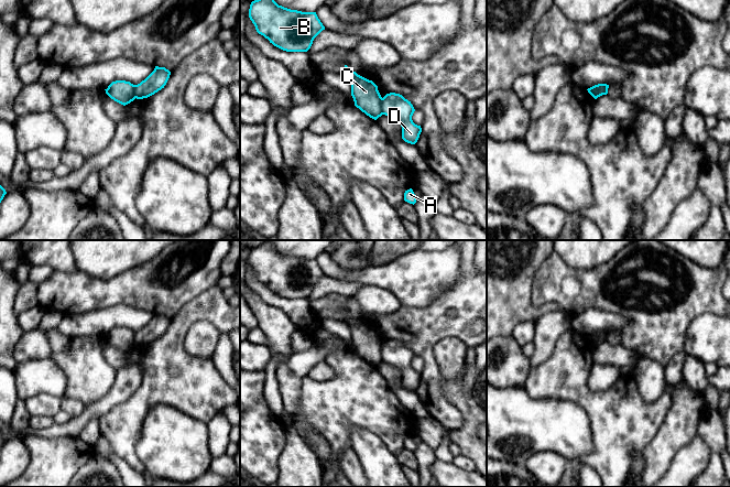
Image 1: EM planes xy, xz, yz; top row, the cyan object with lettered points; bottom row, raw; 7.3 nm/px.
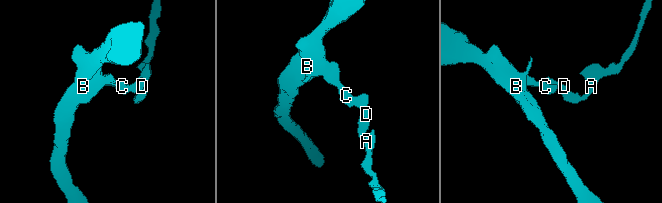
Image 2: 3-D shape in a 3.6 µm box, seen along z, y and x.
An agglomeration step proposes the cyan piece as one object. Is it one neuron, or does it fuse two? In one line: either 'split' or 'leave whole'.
split

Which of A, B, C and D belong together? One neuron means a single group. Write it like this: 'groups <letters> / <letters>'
groups A D / B C

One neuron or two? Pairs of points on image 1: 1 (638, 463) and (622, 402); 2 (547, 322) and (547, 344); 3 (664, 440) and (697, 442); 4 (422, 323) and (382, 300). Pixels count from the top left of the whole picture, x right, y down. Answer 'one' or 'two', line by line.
1: two
2: one
3: two
4: two

